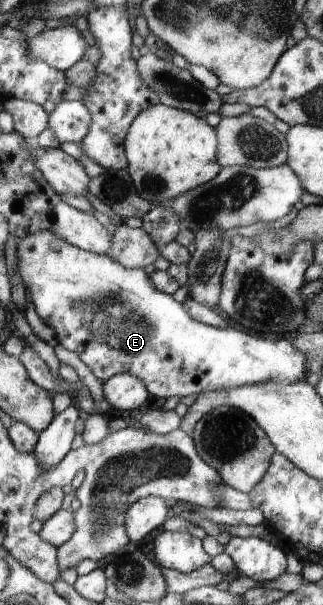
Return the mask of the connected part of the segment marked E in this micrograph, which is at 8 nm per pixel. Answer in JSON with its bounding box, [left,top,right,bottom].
[17,231,306,399]

